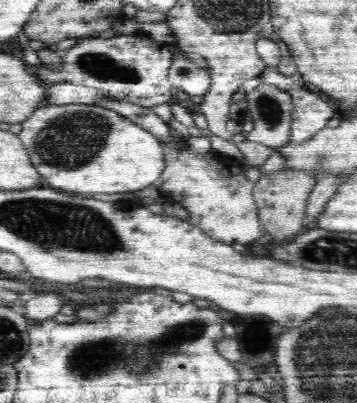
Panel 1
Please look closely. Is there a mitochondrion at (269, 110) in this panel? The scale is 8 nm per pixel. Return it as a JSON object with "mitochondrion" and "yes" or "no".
{"mitochondrion":"yes"}

